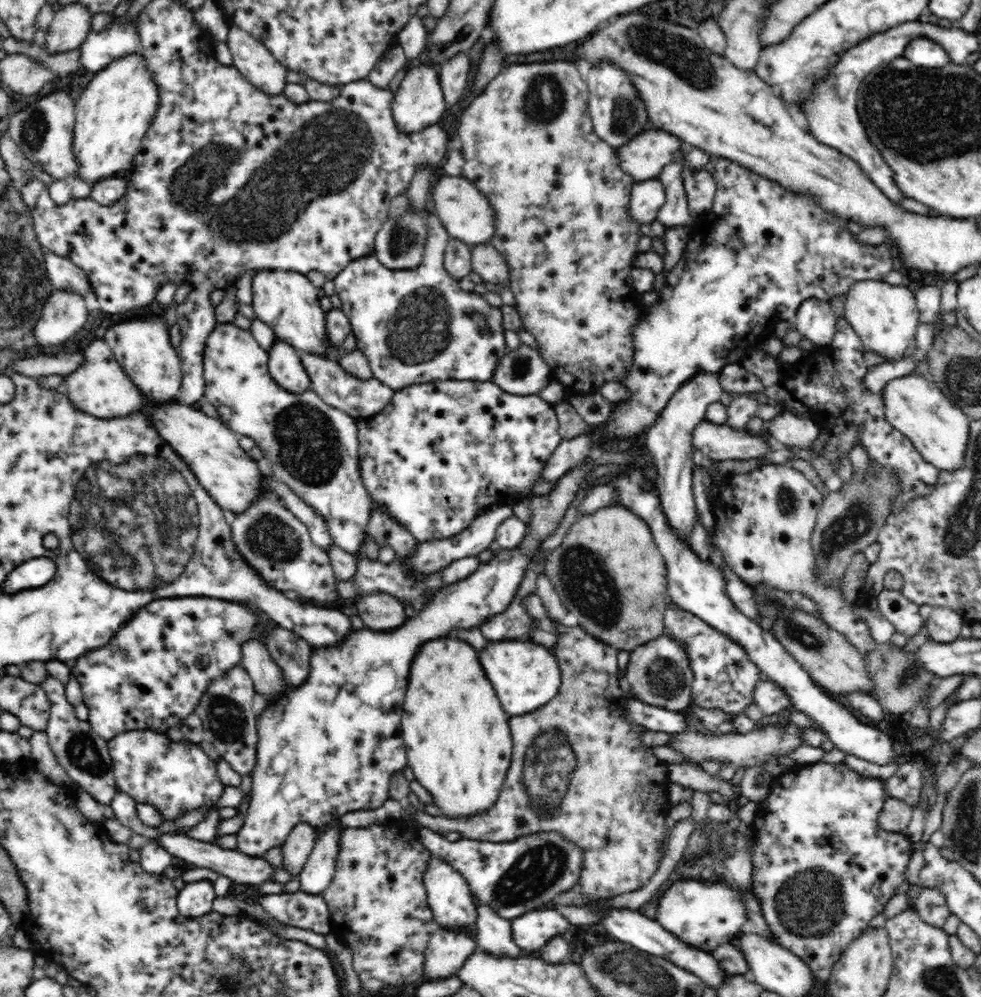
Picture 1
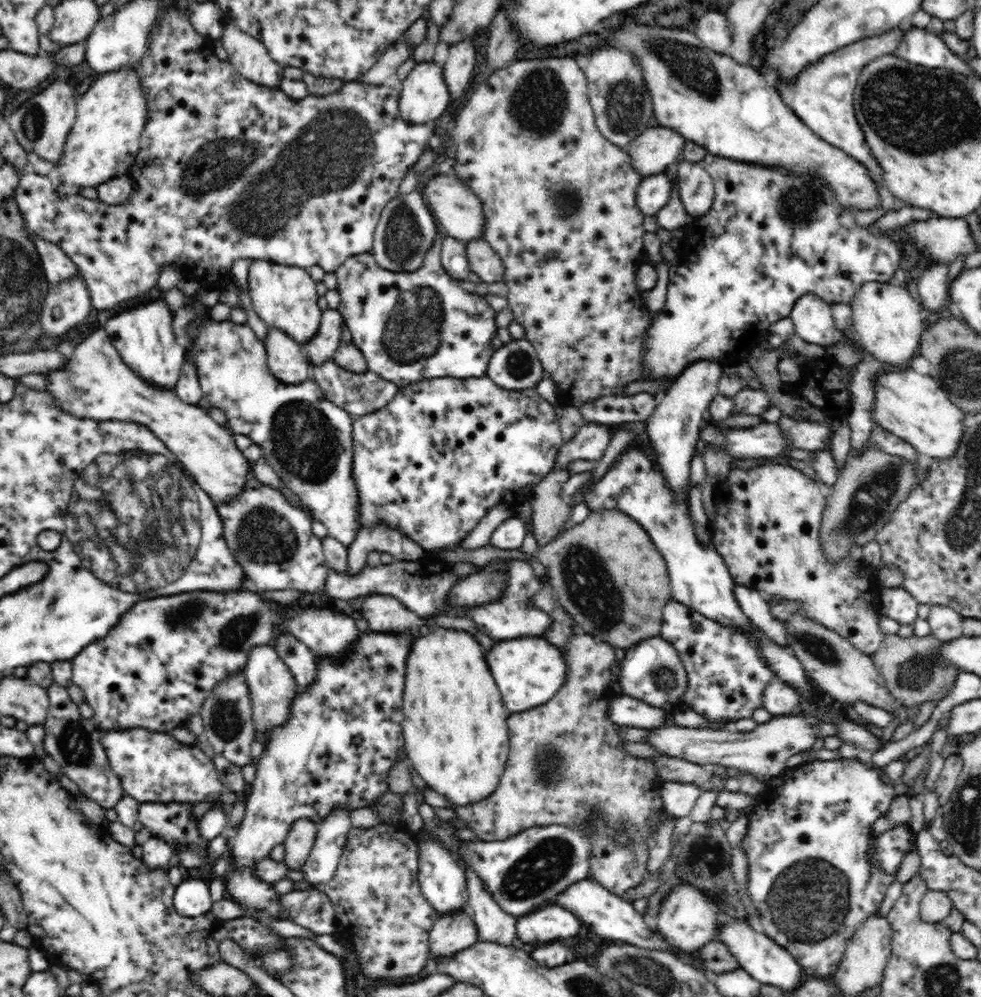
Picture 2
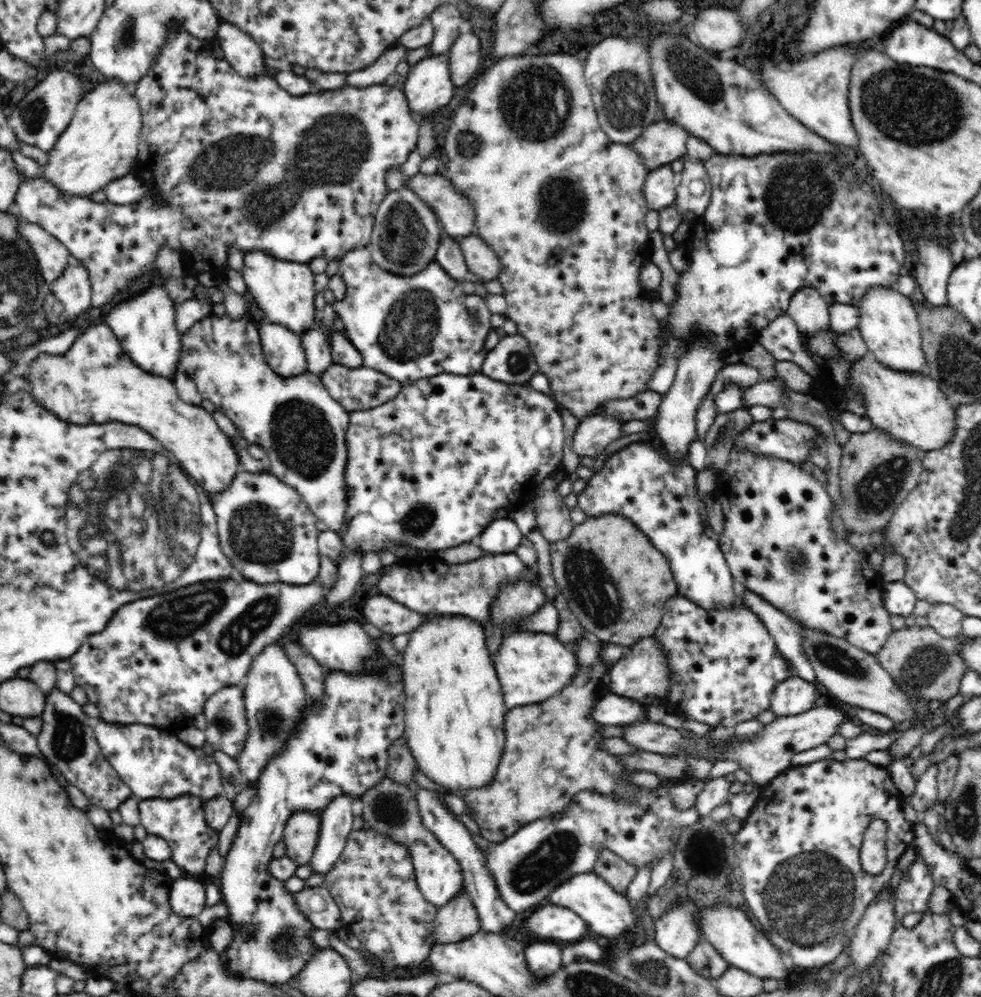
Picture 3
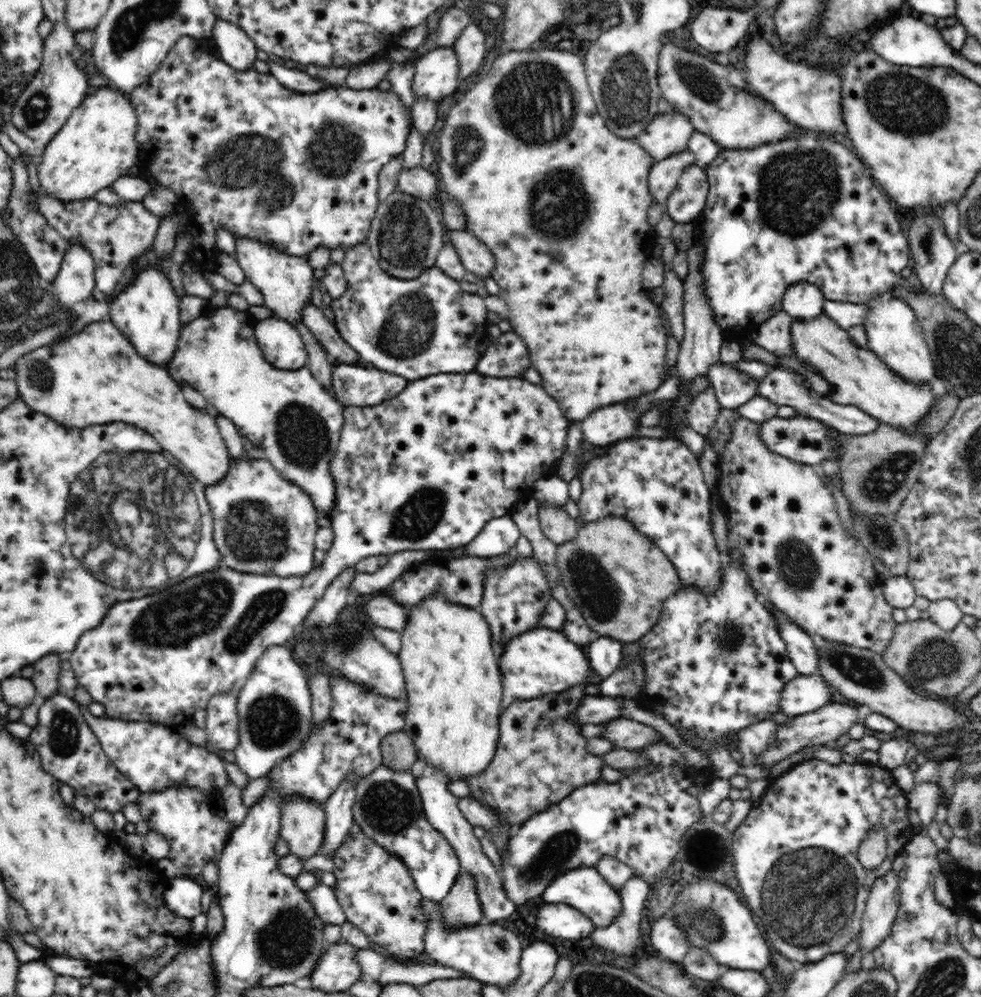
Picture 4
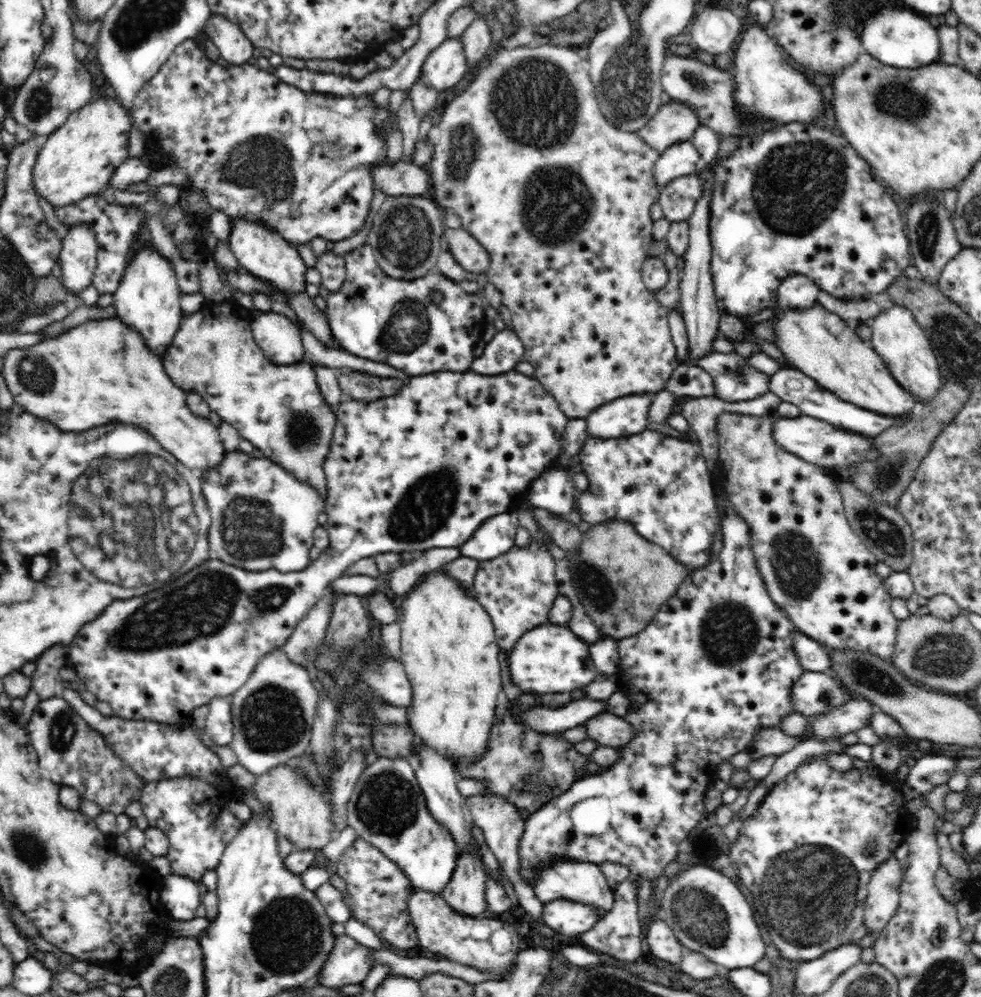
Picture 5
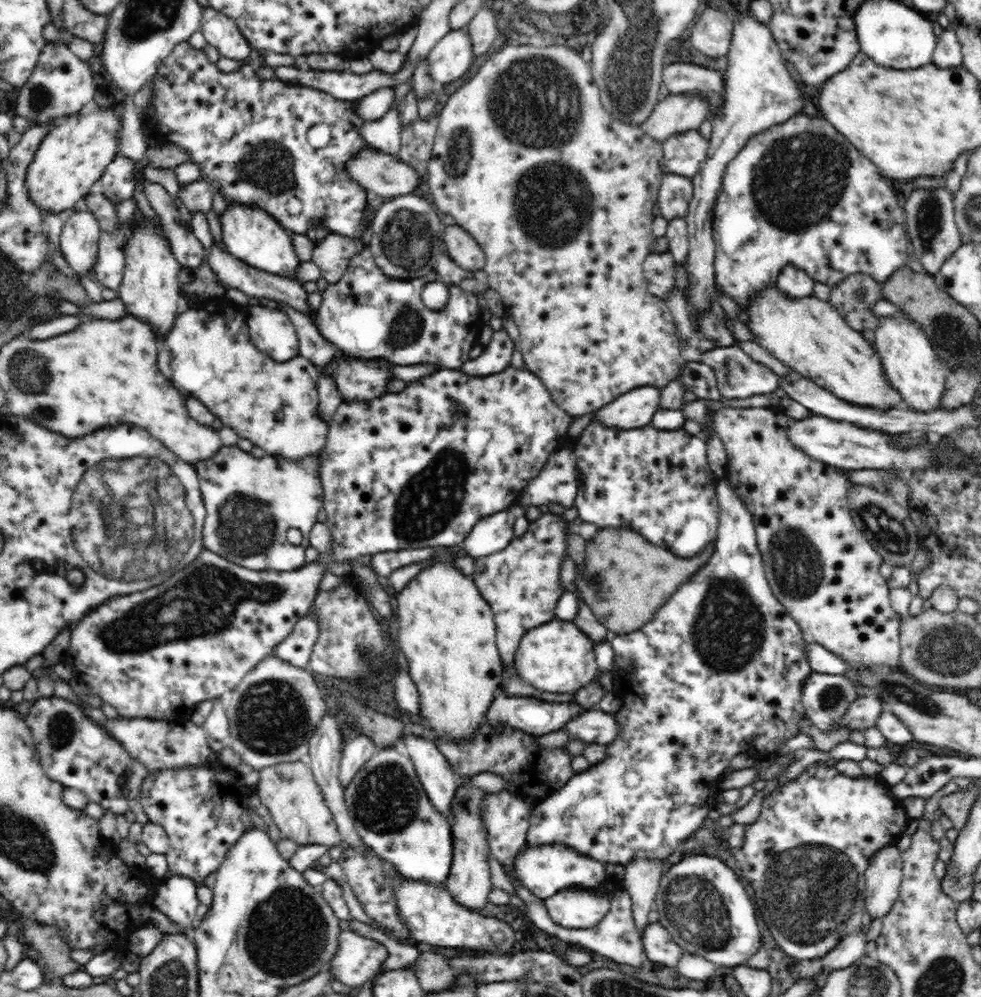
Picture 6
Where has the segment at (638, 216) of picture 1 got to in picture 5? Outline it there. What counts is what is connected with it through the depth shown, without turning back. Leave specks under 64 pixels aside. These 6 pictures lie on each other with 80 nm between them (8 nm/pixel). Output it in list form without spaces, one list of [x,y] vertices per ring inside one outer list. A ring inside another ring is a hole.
[[[691,138],[684,142],[670,144],[655,162],[653,172],[655,184],[661,189],[668,182],[672,182],[674,178],[699,172],[697,170],[699,158],[700,155]]]

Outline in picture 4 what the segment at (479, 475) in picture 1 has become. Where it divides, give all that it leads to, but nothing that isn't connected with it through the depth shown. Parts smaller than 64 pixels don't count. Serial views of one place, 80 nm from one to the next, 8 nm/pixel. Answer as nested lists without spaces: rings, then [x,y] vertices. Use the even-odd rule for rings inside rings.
[[[476,370],[466,374],[440,373],[418,378],[410,381],[404,390],[395,398],[383,401],[377,406],[343,407],[344,425],[340,434],[340,443],[336,449],[335,460],[331,461],[331,476],[336,483],[336,502],[330,510],[330,528],[333,530],[334,543],[328,552],[325,552],[324,562],[315,564],[306,576],[276,576],[275,574],[246,574],[238,572],[225,565],[218,566],[216,572],[200,574],[196,578],[188,578],[182,584],[176,584],[164,592],[146,596],[146,598],[130,599],[116,602],[104,616],[104,620],[88,632],[84,632],[76,644],[76,648],[67,658],[73,668],[79,687],[84,687],[91,696],[91,700],[104,705],[105,716],[118,718],[124,721],[146,721],[160,723],[173,729],[185,727],[193,723],[193,714],[196,710],[205,710],[208,701],[218,693],[235,692],[245,686],[246,680],[254,670],[256,661],[262,656],[264,650],[271,646],[280,646],[288,643],[294,636],[296,628],[301,626],[310,610],[322,598],[328,585],[345,569],[354,567],[362,558],[369,556],[390,555],[403,550],[452,550],[466,547],[478,534],[486,522],[492,518],[508,515],[516,504],[532,497],[533,486],[536,480],[548,477],[561,460],[567,440],[567,431],[570,421],[560,409],[552,395],[545,388],[524,378],[494,378],[484,376]]]

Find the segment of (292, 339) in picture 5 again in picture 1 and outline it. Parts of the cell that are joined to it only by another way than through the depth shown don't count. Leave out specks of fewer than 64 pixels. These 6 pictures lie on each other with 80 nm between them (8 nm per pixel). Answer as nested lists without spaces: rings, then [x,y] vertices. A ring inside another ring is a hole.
[[[274,338],[273,347],[268,352],[268,368],[272,378],[284,390],[292,394],[302,394],[311,388],[311,380],[301,362],[301,353],[287,342]]]

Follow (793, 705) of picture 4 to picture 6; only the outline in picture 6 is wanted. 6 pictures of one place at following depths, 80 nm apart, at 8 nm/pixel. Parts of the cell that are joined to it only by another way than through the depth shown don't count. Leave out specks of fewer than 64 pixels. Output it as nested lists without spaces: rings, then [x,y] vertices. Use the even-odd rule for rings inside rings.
[[[812,671],[812,676],[804,682],[801,701],[805,716],[822,732],[837,730],[839,720],[852,701],[860,696],[860,687],[848,676],[820,674]]]

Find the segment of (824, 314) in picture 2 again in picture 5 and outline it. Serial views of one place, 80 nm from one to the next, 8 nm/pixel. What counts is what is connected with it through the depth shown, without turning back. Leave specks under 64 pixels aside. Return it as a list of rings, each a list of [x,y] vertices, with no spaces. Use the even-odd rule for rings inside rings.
[[[790,274],[779,284],[777,307],[806,310],[818,301],[817,284],[803,274]]]

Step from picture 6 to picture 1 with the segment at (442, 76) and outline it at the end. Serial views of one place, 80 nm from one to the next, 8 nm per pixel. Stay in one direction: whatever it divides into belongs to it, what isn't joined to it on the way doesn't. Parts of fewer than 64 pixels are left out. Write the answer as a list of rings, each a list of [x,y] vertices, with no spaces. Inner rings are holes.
[[[416,63],[404,75],[392,103],[392,114],[396,128],[404,134],[420,132],[429,125],[439,124],[442,114],[447,109],[443,90],[439,81],[439,71],[427,64]]]

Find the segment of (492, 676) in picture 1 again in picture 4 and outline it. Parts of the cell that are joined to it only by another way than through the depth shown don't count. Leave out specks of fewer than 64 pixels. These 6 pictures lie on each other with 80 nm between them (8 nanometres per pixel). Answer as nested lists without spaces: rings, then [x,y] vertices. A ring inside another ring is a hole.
[[[537,626],[511,638],[503,646],[503,653],[498,660],[503,683],[502,710],[514,700],[541,698],[550,692],[559,693],[578,684],[594,685],[603,679],[593,670],[582,645],[568,640],[560,629]]]

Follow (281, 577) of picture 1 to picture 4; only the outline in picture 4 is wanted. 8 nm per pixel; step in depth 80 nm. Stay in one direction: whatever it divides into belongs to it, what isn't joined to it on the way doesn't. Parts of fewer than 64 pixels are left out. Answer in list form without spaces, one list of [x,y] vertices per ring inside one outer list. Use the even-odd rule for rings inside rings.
[[[232,457],[231,468],[227,473],[226,478],[216,484],[216,486],[206,486],[204,490],[206,500],[212,509],[212,518],[214,519],[214,543],[216,544],[218,551],[220,551],[220,555],[222,555],[222,565],[246,574],[275,574],[282,578],[286,578],[286,576],[306,576],[306,574],[310,573],[310,570],[314,568],[316,564],[314,560],[314,551],[316,550],[315,537],[319,529],[319,526],[316,523],[318,522],[318,511],[310,500],[310,497],[299,486],[284,479],[284,477],[272,467],[272,464],[267,459],[247,457],[236,461],[236,458]]]

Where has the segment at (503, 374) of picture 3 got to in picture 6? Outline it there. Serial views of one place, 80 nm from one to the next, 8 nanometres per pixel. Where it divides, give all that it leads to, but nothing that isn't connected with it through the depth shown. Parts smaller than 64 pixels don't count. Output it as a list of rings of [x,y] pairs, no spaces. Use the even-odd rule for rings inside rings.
[[[503,329],[494,331],[486,347],[479,349],[473,357],[462,364],[458,370],[464,374],[477,377],[498,374],[499,371],[511,366],[512,354],[517,348],[512,338]]]

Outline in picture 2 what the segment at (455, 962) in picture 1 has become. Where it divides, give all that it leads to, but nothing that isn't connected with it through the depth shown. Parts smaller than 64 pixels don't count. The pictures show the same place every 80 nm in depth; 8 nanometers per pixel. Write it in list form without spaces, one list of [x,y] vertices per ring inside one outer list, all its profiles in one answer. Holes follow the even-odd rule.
[[[467,910],[443,915],[430,934],[430,955],[435,966],[441,959],[450,959],[470,949],[477,941],[477,929]]]

